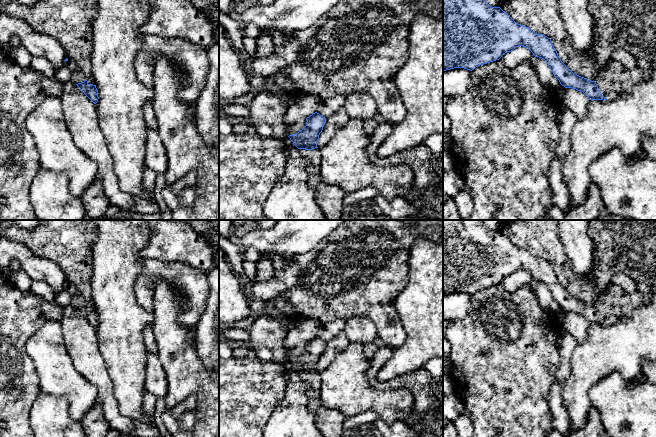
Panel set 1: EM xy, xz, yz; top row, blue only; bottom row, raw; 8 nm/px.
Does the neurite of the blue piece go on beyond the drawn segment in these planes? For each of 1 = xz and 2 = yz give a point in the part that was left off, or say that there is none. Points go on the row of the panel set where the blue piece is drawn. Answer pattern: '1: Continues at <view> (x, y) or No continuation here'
1: Continues at xz (329, 198)
2: Continues at yz (613, 79)

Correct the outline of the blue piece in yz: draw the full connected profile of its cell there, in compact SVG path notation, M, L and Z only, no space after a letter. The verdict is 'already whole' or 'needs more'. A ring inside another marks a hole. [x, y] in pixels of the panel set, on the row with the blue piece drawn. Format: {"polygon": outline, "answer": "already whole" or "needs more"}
{"polygon": "M443 0L443 71L476 67L499 60L503 54L516 47L528 48L535 57L546 61L554 76L565 88L583 92L590 100L612 101L622 92L631 93L633 86L648 80L652 70L628 70L610 59L594 81L573 73L559 58L550 38L537 34L530 28L516 23L500 7L492 7L485 0Z", "answer": "needs more"}

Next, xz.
{"polygon": "M315 112L306 120L306 126L302 130L288 137L299 149L299 155L310 162L306 169L309 176L308 185L315 192L316 202L326 220L340 220L345 192L339 186L323 183L320 177L321 152L317 142L326 118Z", "answer": "needs more"}

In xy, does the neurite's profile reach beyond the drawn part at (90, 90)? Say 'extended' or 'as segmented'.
extended

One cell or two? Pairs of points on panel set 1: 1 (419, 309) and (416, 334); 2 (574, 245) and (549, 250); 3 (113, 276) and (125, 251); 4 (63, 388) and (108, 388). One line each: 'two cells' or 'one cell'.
1: one cell
2: two cells
3: one cell
4: two cells

